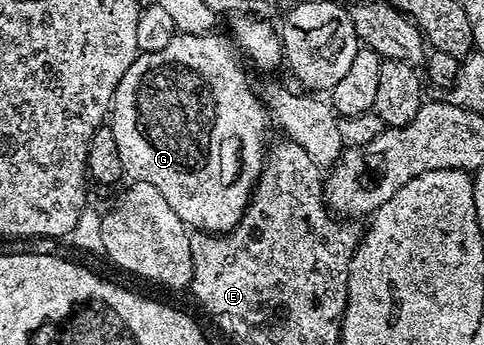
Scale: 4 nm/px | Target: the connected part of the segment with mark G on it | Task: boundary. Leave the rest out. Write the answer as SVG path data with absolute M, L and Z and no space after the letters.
M178 33L171 41L171 45L159 49L159 53L141 53L137 60L123 73L123 81L113 94L113 106L111 108L111 126L115 133L115 146L119 149L119 161L123 161L125 175L130 180L155 185L159 193L171 209L186 225L186 228L210 233L224 233L231 231L243 217L243 213L249 204L249 198L253 195L253 189L257 185L257 179L261 175L261 169L265 166L267 154L267 142L265 143L265 123L267 124L267 112L265 104L261 102L258 92L249 88L249 79L237 60L237 51L229 39L224 39L218 33L206 33L204 35L182 35Z

